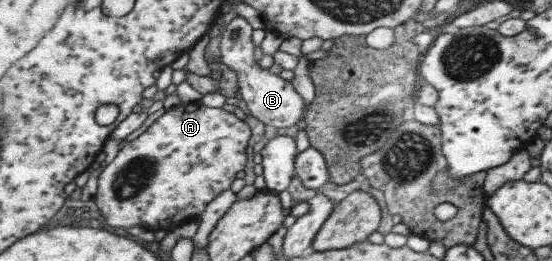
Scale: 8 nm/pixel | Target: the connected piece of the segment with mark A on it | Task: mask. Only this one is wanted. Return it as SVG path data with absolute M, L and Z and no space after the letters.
M199 102L177 104L150 122L136 138L126 142L98 173L92 209L110 227L169 229L183 221L198 218L204 206L220 192L229 189L234 175L244 169L244 149L249 137L248 126L222 108L206 107Z

